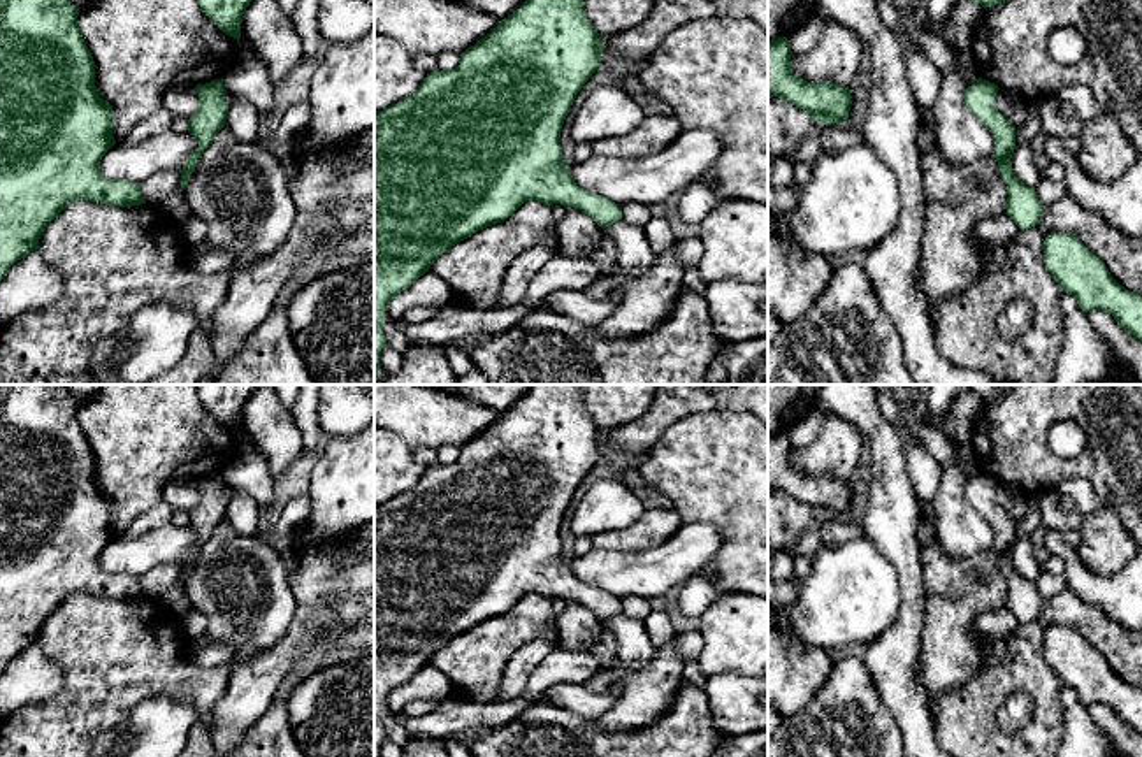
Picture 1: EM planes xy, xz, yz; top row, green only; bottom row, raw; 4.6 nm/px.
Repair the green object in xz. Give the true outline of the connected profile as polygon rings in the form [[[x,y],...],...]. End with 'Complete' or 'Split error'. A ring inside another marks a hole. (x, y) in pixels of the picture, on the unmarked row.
[[[531,385],[527,393],[508,411],[481,430],[474,439],[460,448],[460,455],[452,464],[434,464],[427,467],[413,490],[392,497],[385,504],[374,506],[374,757],[379,757],[381,743],[387,731],[381,724],[387,697],[402,683],[411,680],[420,669],[429,666],[430,659],[457,636],[471,631],[478,624],[497,618],[510,611],[524,595],[538,594],[545,599],[560,597],[575,601],[589,608],[601,622],[622,613],[622,601],[597,587],[580,581],[566,559],[560,541],[560,523],[571,499],[597,464],[603,451],[603,434],[594,423],[583,404],[583,390],[580,385]]]. Complete

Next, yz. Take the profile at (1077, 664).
[[[1066,625],[1047,627],[1044,657],[1061,685],[1072,689],[1082,706],[1109,706],[1121,722],[1142,734],[1142,690],[1121,680],[1077,631]]]. Complete

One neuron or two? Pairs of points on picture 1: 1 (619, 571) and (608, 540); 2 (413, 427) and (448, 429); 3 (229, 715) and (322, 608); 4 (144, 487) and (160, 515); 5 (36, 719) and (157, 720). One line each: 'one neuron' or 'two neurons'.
1: two neurons
2: one neuron
3: one neuron
4: two neurons
5: two neurons

